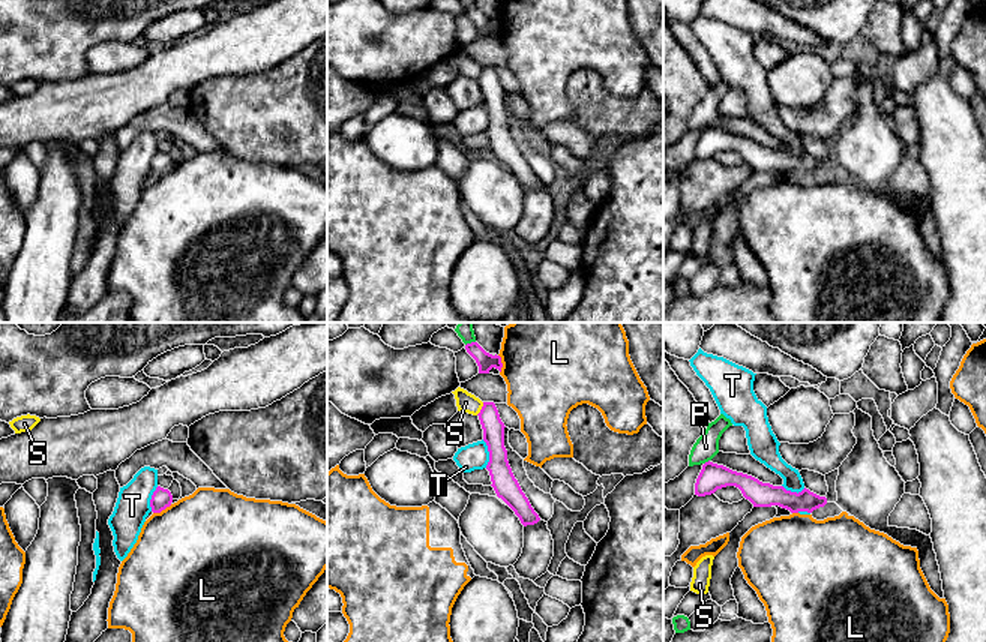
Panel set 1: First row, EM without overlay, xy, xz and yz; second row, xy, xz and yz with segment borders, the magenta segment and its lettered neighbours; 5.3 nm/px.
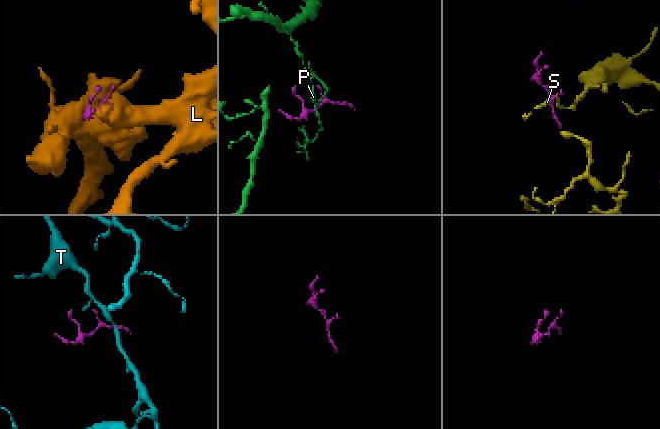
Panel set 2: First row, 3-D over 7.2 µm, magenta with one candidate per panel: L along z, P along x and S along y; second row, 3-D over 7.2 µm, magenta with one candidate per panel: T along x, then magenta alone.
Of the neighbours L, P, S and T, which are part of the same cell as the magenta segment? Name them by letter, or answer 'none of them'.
L

